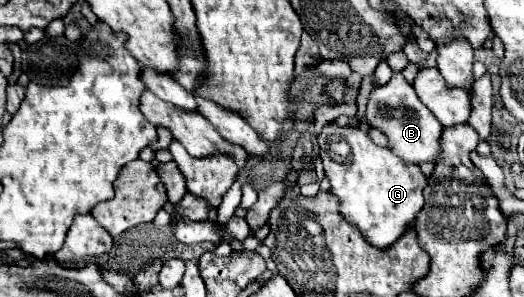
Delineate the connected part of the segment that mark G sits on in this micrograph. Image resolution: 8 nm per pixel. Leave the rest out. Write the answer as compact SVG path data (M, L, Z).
M361 128L351 130L347 140L351 144L353 162L337 164L333 160L323 160L325 176L331 182L331 192L339 198L341 216L355 226L371 246L385 250L415 226L415 216L419 208L423 208L427 178L417 164L407 164L389 148L375 146Z

